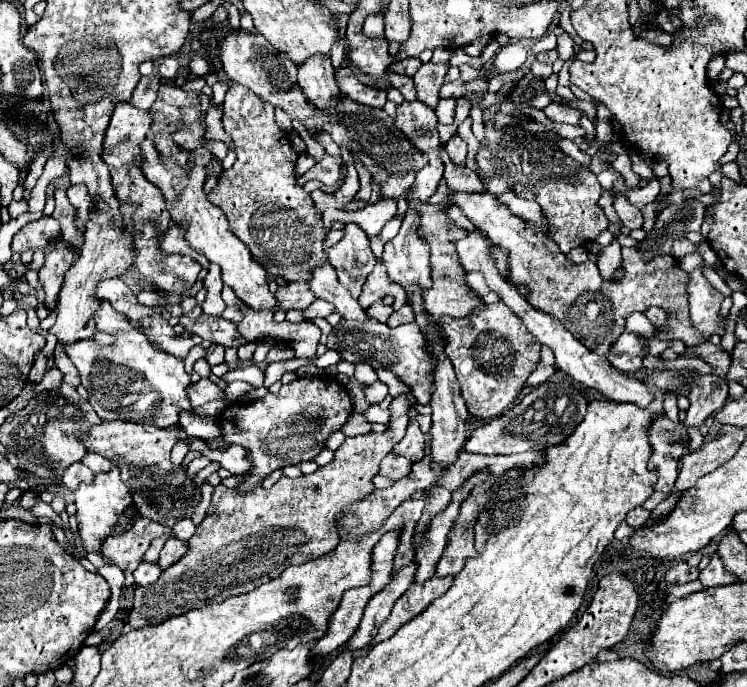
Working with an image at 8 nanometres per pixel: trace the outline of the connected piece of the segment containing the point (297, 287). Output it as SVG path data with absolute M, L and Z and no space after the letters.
M288 283L286 287L278 287L276 297L278 297L278 303L282 305L282 311L288 311L290 307L306 309L316 299L306 283Z

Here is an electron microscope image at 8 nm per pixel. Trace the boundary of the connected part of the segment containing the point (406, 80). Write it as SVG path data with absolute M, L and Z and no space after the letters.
M390 75L390 85L396 87L406 101L416 101L416 89L414 89L414 81L406 75Z

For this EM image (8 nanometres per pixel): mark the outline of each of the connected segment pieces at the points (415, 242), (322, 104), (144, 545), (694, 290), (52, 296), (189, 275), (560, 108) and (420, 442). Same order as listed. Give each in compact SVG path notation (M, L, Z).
M408 209L404 223L400 227L400 233L386 243L384 253L382 253L382 263L390 275L392 281L400 283L402 287L408 289L408 299L412 295L412 285L418 285L420 289L430 289L432 287L432 265L430 265L430 249L424 237L420 235L420 217L416 209Z
M314 55L298 69L298 85L312 101L312 107L318 111L324 111L326 107L336 105L336 99L340 97L340 89L334 79L334 67L330 63L330 57Z
M136 517L136 523L132 529L106 539L102 555L114 559L114 565L118 565L124 571L136 571L150 543L162 535L172 535L172 529L160 523L154 523L150 519Z
M690 253L684 259L680 259L680 267L688 273L688 299L690 299L690 321L698 333L706 341L710 341L712 335L724 335L726 317L720 317L720 305L724 301L724 295L716 291L706 277L702 275L702 257L698 253Z
M60 239L56 247L48 249L46 253L46 263L44 267L38 271L40 275L40 283L44 287L44 305L48 311L52 311L56 307L56 293L62 287L62 279L64 273L72 267L72 261L76 261L76 253L66 247L66 243Z
M136 237L136 271L142 279L152 281L156 289L182 293L198 281L200 263L184 255L164 255L160 241Z
M550 103L548 107L542 109L544 115L556 123L570 123L570 125L578 125L580 115L584 115L580 109L568 107L568 105L560 105L560 103Z
M412 421L412 423L408 425L408 431L406 431L404 439L396 445L394 455L404 455L404 457L410 459L410 463L418 463L418 461L422 461L424 455L426 455L426 453L424 453L424 441L426 441L426 437L424 437L424 433L420 431L418 423Z

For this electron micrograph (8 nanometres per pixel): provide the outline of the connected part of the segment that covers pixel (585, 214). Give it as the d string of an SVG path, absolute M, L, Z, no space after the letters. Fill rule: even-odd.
M488 119L484 123L484 129L486 137L480 143L480 149L474 159L478 163L476 173L484 181L486 191L492 195L500 195L512 189L518 197L536 201L548 221L546 235L552 237L552 241L556 241L560 253L568 253L574 247L594 241L600 235L600 231L608 227L604 211L596 205L598 197L602 195L602 187L588 167L564 153L556 160L556 157L552 157L552 147L544 145L544 141L536 137L504 133L502 129L494 127L494 119Z

